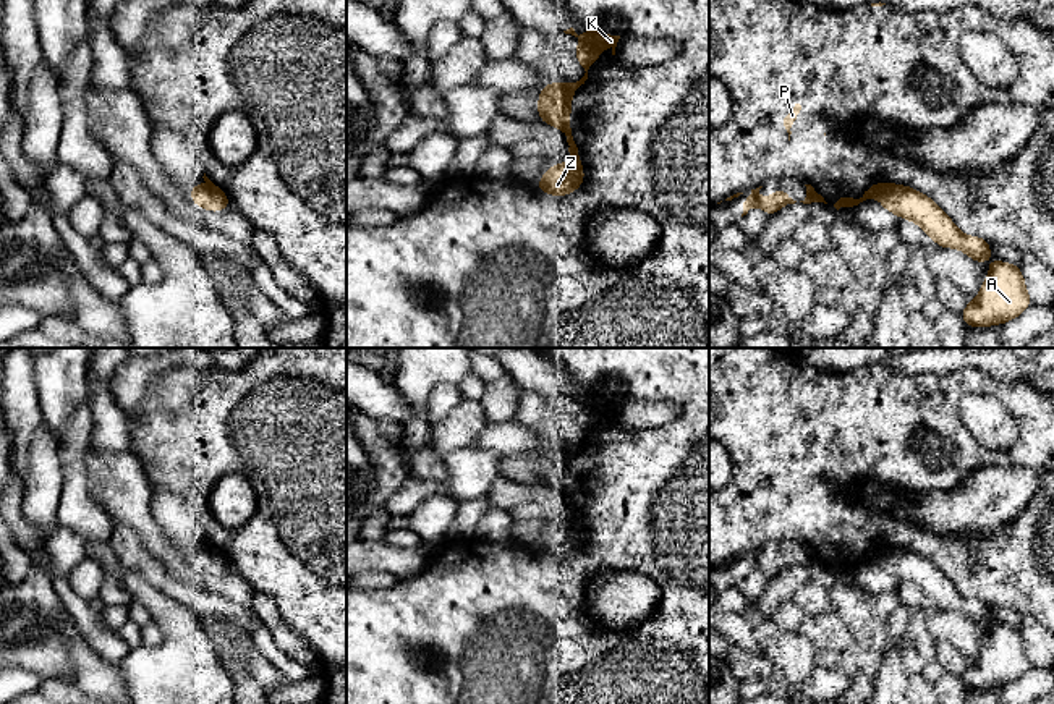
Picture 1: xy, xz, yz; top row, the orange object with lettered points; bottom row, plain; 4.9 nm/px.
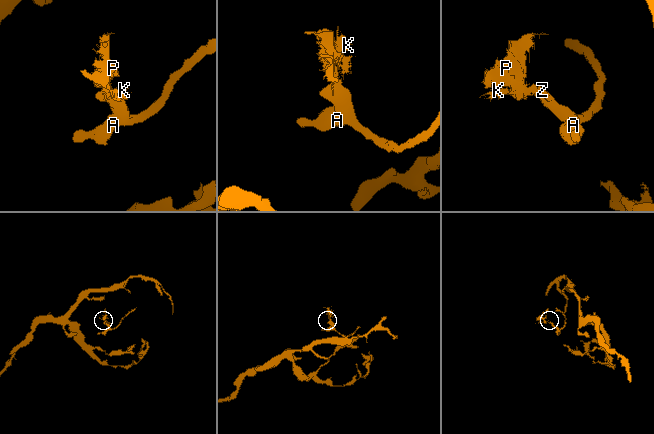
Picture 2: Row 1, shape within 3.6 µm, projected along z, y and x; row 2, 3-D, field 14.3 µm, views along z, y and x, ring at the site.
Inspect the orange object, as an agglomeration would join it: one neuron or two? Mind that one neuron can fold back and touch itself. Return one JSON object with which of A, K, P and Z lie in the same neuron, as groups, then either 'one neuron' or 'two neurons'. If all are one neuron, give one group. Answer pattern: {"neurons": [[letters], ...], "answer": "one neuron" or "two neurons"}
{"neurons": [["A", "Z"], ["K", "P"]], "answer": "two neurons"}

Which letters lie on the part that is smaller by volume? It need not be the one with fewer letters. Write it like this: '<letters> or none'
K, P

